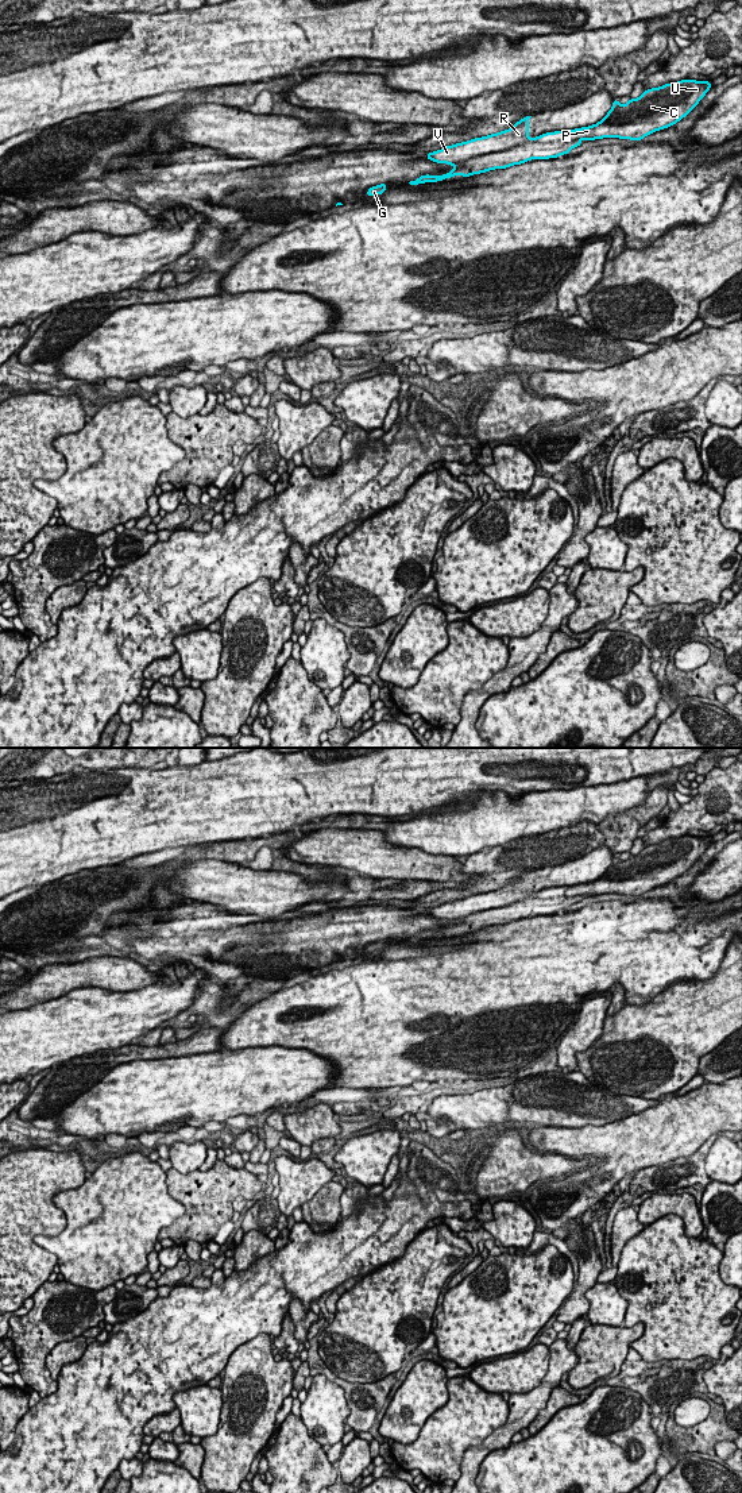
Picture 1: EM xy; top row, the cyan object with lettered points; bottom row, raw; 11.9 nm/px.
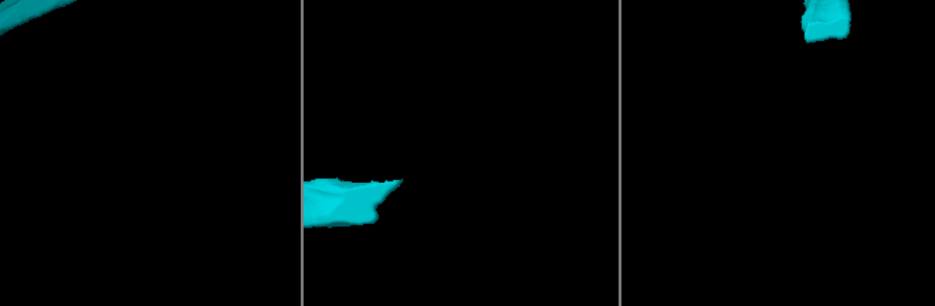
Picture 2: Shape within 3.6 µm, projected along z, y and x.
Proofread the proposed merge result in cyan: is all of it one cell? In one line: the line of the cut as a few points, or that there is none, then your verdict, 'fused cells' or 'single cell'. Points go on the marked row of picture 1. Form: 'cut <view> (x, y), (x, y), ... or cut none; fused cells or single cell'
cut xy (528, 138), (509, 147), (455, 162); fused cells

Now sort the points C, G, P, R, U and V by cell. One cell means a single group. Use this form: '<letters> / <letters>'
C G P U / R V

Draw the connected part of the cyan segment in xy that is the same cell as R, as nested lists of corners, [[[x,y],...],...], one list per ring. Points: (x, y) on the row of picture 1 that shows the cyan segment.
[[[526,116],[510,130],[476,138],[468,142],[447,146],[438,151],[428,153],[426,159],[437,163],[456,163],[471,158],[483,157],[490,153],[502,151],[529,139],[529,119]]]

